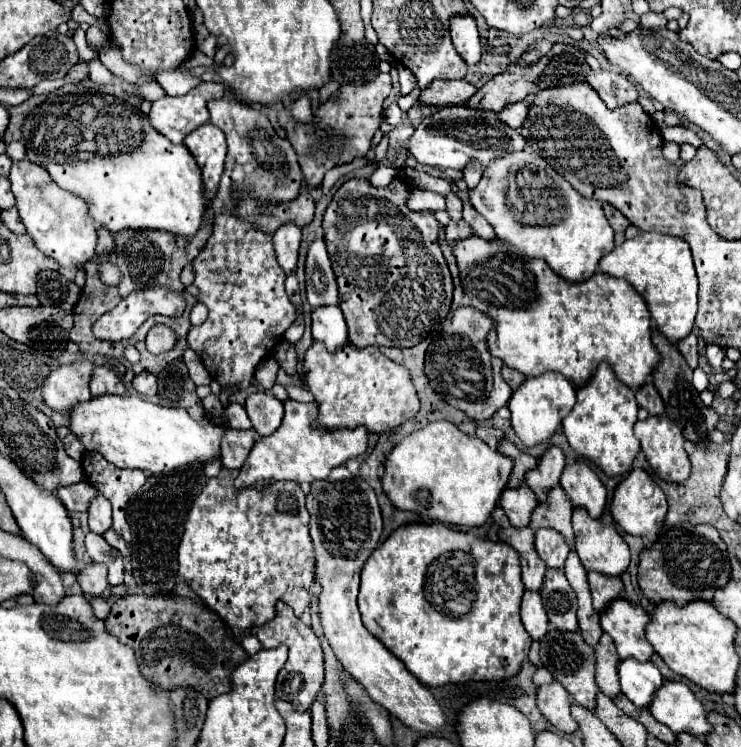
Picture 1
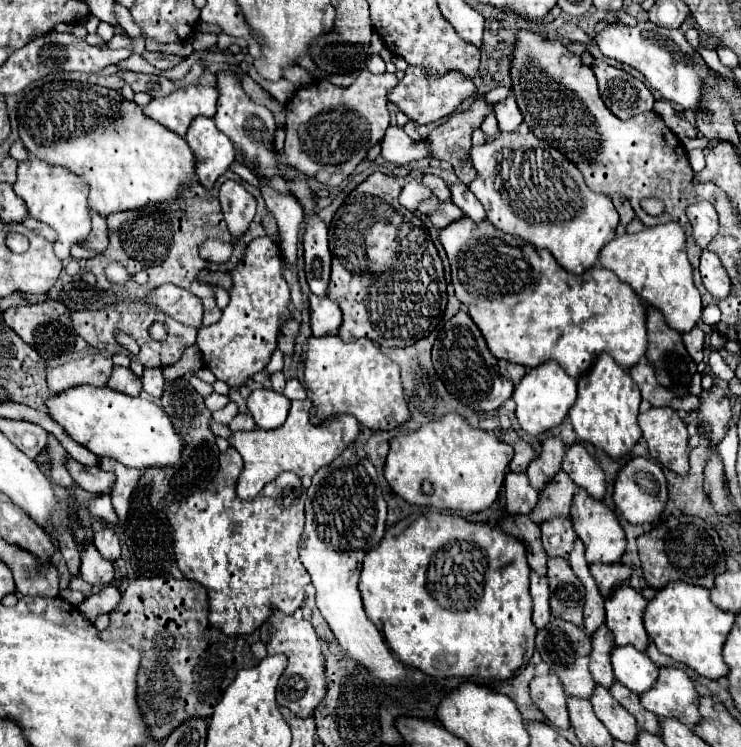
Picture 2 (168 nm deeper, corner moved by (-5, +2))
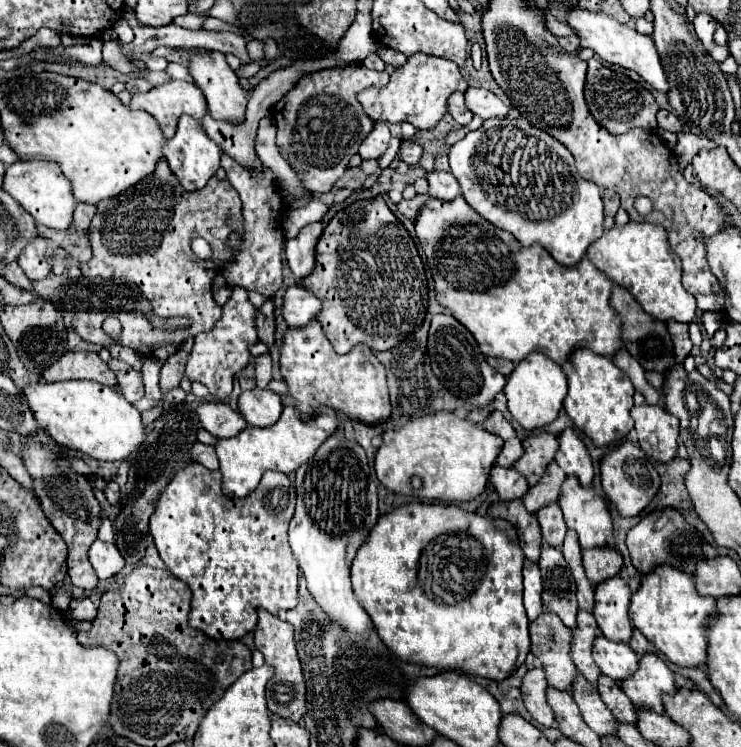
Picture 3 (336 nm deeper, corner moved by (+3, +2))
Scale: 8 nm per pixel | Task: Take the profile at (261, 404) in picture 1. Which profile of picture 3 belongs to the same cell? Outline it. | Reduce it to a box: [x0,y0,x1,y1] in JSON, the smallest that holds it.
[238,388,282,428]

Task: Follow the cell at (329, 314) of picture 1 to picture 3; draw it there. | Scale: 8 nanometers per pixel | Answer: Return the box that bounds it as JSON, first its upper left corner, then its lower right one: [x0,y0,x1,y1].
[282,286,320,326]

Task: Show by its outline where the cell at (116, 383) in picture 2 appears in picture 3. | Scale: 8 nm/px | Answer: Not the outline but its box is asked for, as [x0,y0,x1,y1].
[108,358,144,404]

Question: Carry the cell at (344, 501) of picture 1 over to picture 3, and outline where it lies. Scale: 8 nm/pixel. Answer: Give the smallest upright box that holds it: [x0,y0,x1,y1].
[288,432,378,634]

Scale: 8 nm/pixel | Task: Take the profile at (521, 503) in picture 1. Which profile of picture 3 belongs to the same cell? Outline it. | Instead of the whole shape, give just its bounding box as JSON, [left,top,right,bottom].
[490,464,528,502]

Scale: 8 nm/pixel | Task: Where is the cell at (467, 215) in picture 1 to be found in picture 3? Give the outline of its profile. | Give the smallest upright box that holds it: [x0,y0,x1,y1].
[426,172,460,200]

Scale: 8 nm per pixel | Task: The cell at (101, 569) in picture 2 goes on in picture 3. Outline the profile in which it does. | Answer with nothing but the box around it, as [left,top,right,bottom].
[22,430,100,590]

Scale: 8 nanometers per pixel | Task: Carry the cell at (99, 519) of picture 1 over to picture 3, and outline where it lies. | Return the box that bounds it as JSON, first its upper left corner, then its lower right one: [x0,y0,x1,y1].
[90,540,124,578]

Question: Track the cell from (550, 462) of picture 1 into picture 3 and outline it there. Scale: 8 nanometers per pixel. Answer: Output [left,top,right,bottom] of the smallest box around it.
[514,432,558,486]

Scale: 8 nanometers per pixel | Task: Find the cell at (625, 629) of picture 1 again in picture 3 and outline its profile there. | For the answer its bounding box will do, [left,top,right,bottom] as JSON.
[594,578,632,642]

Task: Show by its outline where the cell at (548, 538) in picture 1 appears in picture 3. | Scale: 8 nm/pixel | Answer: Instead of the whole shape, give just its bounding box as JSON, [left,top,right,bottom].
[536,504,566,548]

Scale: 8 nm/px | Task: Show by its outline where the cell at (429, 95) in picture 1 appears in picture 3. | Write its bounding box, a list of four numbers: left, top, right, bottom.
[358,54,468,130]

